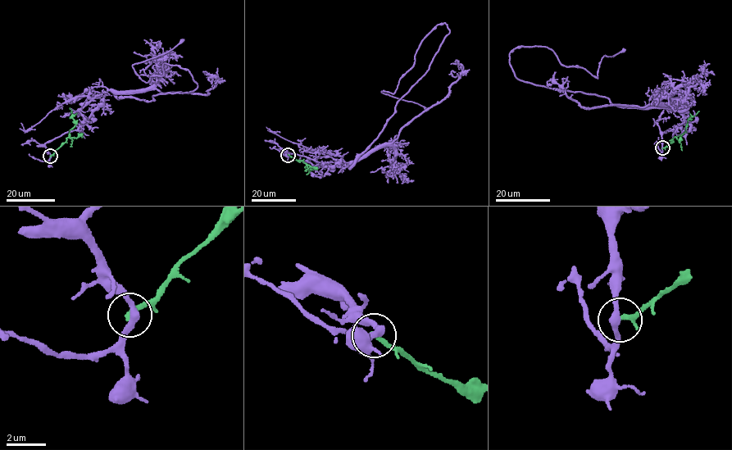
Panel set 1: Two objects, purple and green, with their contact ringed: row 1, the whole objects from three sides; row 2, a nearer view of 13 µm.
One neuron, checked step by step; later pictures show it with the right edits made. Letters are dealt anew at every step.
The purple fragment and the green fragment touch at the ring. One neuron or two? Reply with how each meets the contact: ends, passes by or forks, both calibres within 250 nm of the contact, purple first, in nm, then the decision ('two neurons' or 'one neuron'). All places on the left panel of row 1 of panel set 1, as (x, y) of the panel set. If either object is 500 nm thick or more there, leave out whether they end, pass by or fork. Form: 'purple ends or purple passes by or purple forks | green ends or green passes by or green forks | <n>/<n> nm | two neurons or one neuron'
purple passes by | green ends | 320/240 nm | two neurons

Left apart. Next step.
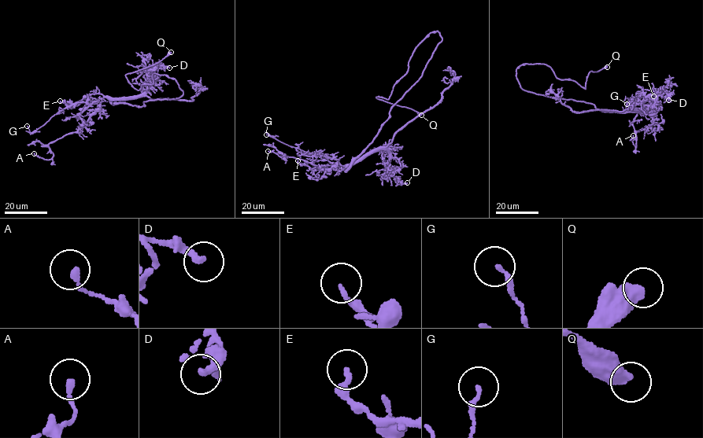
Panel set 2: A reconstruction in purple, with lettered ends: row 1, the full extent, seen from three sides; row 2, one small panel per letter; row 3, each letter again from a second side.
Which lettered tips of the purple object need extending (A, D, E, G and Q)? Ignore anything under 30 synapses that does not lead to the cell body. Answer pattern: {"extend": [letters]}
{"extend": []}

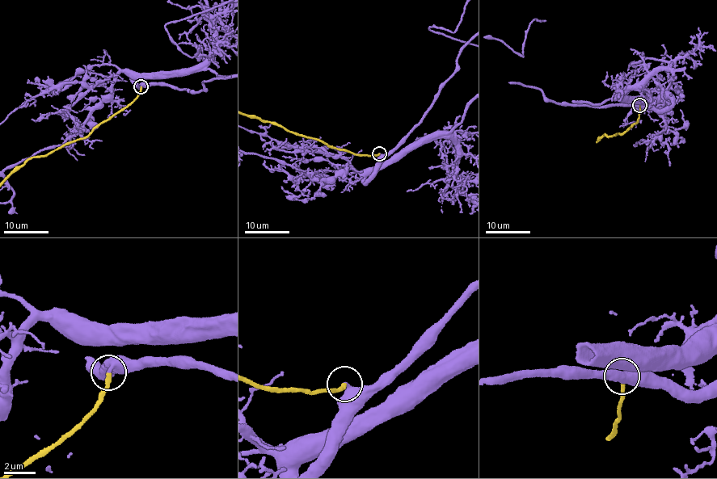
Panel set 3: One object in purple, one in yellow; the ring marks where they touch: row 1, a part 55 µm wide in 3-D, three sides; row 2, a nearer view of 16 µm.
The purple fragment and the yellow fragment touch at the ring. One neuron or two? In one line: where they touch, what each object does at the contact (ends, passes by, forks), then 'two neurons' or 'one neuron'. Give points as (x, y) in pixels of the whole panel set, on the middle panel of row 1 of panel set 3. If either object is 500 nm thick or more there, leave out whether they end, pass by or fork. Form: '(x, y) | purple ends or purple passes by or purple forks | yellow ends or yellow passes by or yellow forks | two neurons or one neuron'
(379, 153) | purple ends | yellow ends | one neuron

